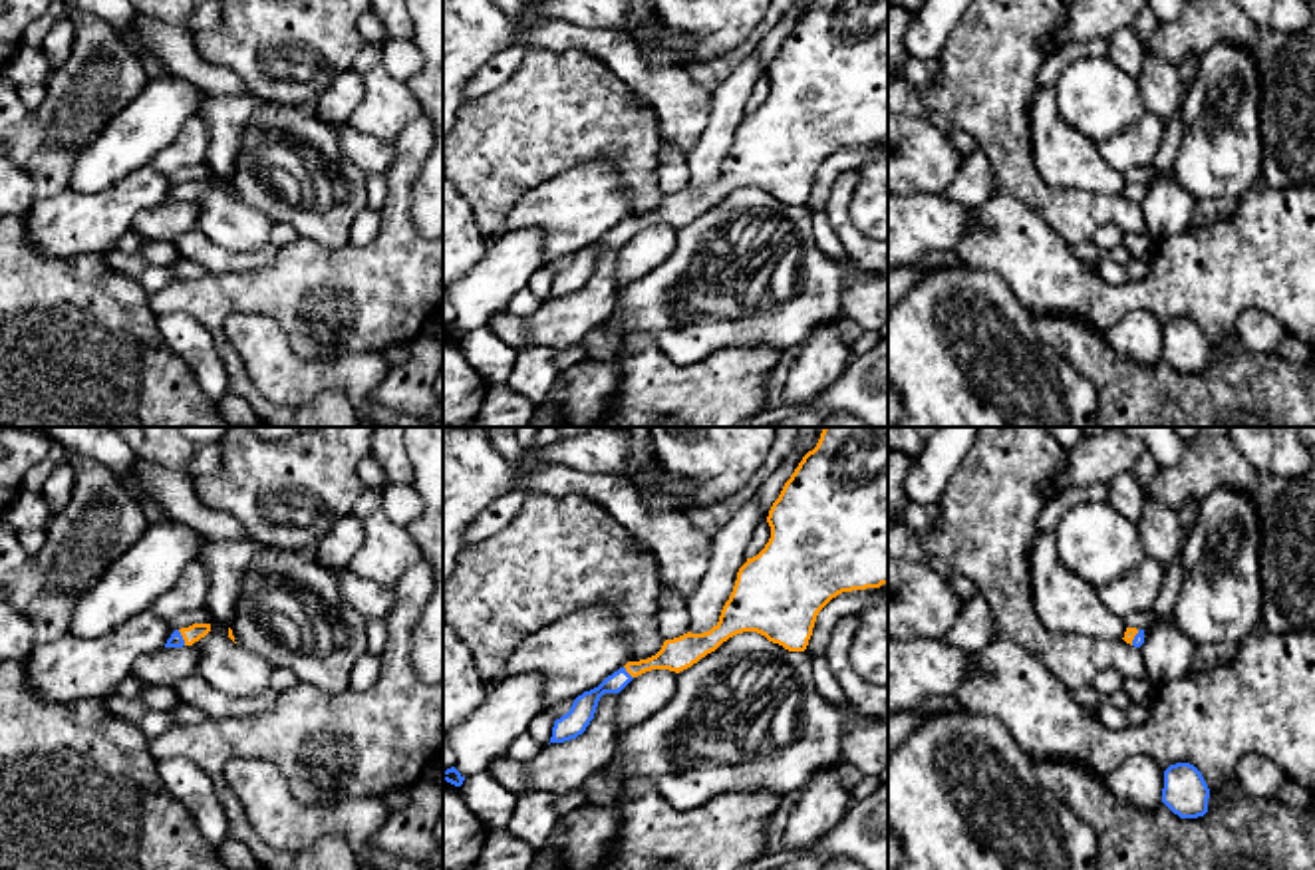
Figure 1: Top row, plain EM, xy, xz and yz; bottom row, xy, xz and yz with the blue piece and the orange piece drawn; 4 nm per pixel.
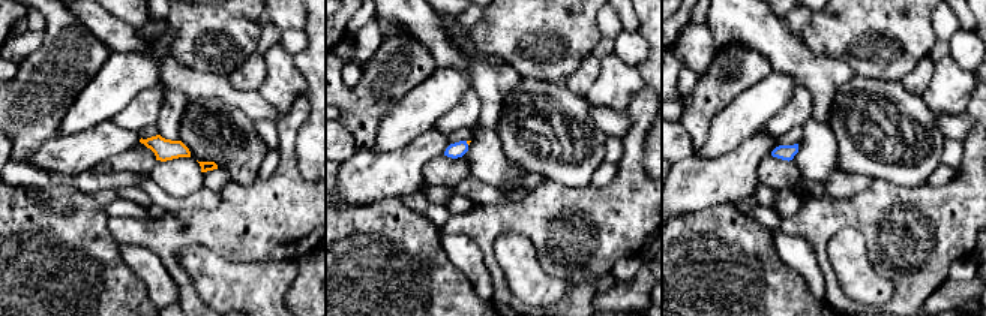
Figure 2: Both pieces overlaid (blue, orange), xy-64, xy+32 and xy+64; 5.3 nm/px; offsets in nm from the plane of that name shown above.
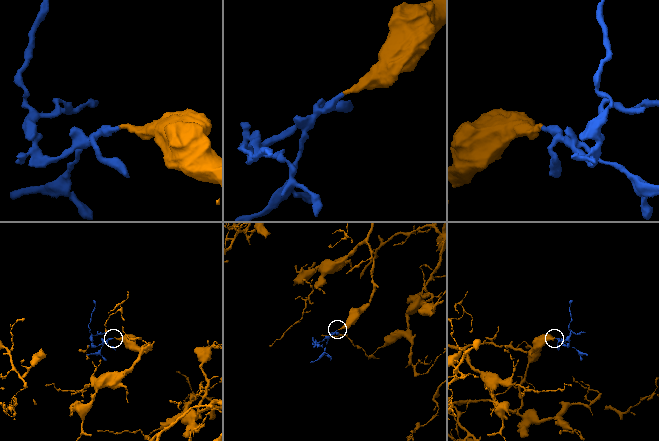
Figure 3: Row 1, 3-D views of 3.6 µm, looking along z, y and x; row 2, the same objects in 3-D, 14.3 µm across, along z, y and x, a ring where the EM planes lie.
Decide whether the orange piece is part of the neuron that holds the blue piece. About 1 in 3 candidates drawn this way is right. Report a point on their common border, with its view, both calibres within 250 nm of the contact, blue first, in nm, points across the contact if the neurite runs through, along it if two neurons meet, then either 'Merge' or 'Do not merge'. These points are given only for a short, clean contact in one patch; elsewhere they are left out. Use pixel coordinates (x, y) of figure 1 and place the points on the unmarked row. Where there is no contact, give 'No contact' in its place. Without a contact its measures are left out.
Touches blue at xy (181, 193). Thickness 60 nm (blue) against 70 nm. Path across: xy (175, 195), (181, 193), (191, 189). Merge

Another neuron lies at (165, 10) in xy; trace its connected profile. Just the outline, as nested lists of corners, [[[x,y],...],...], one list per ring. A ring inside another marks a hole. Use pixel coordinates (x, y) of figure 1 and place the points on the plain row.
[[[129,0],[137,12],[167,24],[183,24],[195,10],[193,0]]]

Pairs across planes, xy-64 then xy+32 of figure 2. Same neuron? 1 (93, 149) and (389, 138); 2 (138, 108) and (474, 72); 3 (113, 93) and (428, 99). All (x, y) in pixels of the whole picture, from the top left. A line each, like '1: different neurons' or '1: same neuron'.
1: different neurons
2: different neurons
3: same neuron

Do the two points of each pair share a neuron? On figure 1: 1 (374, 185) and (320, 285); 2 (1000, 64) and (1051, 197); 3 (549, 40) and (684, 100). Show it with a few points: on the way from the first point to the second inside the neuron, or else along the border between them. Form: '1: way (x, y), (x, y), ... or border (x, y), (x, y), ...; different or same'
1: border (384, 175), (386, 203), (380, 211); different
2: way (1000, 98), (1000, 128), (1018, 169); same
3: way (583, 40), (612, 48), (650, 84); same

